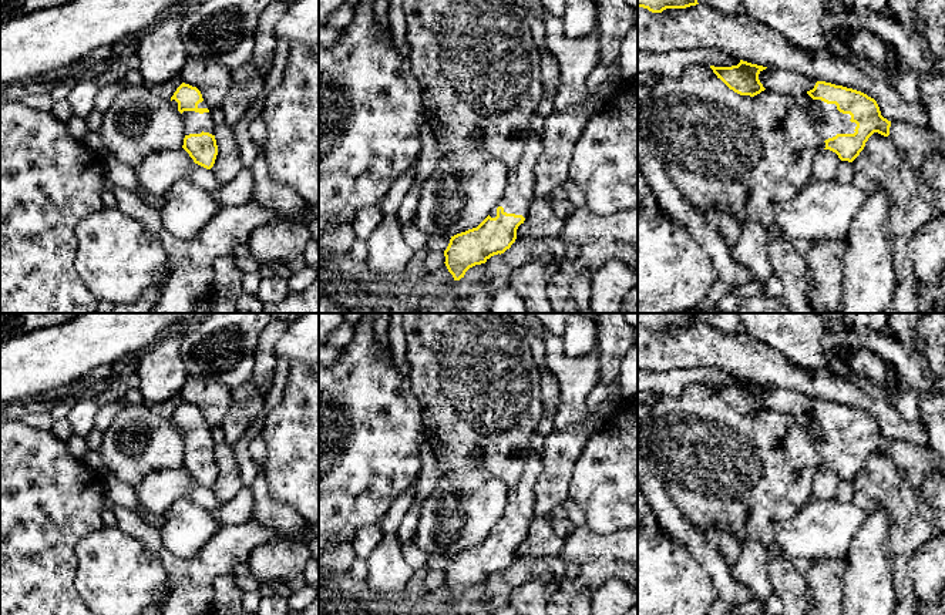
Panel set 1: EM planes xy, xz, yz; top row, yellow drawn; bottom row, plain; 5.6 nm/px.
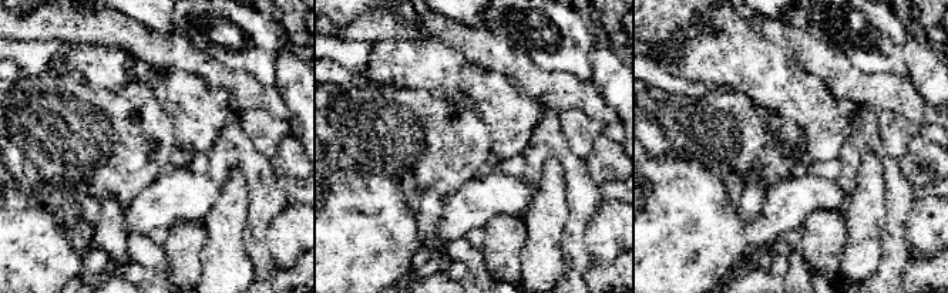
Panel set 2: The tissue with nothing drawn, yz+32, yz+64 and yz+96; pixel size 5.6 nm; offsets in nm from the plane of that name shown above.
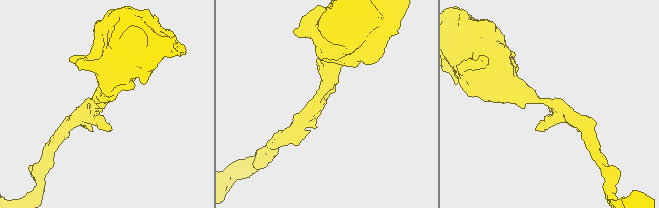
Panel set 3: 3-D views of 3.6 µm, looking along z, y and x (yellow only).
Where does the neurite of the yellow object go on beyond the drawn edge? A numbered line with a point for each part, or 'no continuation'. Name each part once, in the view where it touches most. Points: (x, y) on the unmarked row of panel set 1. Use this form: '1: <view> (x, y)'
1: yz (826, 437)

